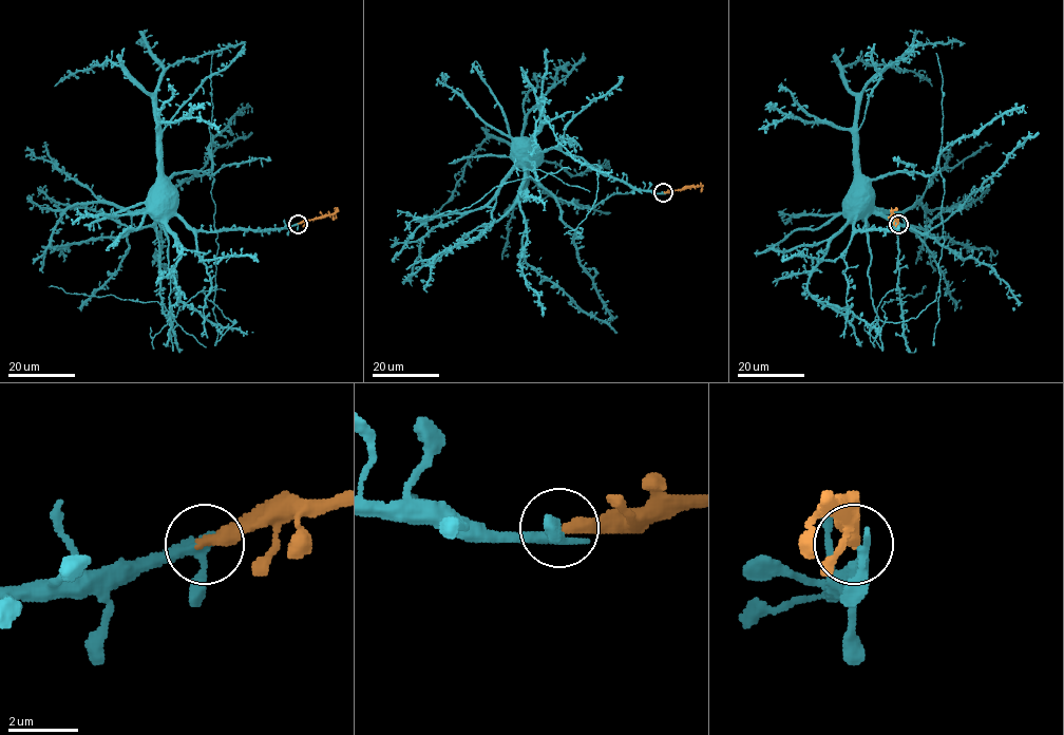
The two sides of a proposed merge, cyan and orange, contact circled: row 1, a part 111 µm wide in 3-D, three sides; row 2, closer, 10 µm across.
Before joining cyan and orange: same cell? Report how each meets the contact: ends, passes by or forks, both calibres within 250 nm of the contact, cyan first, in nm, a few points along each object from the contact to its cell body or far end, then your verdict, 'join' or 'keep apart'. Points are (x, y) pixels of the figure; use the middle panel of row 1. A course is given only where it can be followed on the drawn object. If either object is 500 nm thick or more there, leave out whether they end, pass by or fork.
cyan passes by; orange ends there; 280 nm thick on the cyan side, 400 nm on the other; cyan runs (662, 192), (633, 189), (603, 175), (581, 158), (554, 148), (539, 151), (527, 143), (521, 148), (524, 150); orange runs (662, 192), (688, 187), (701, 187), (701, 191); join

